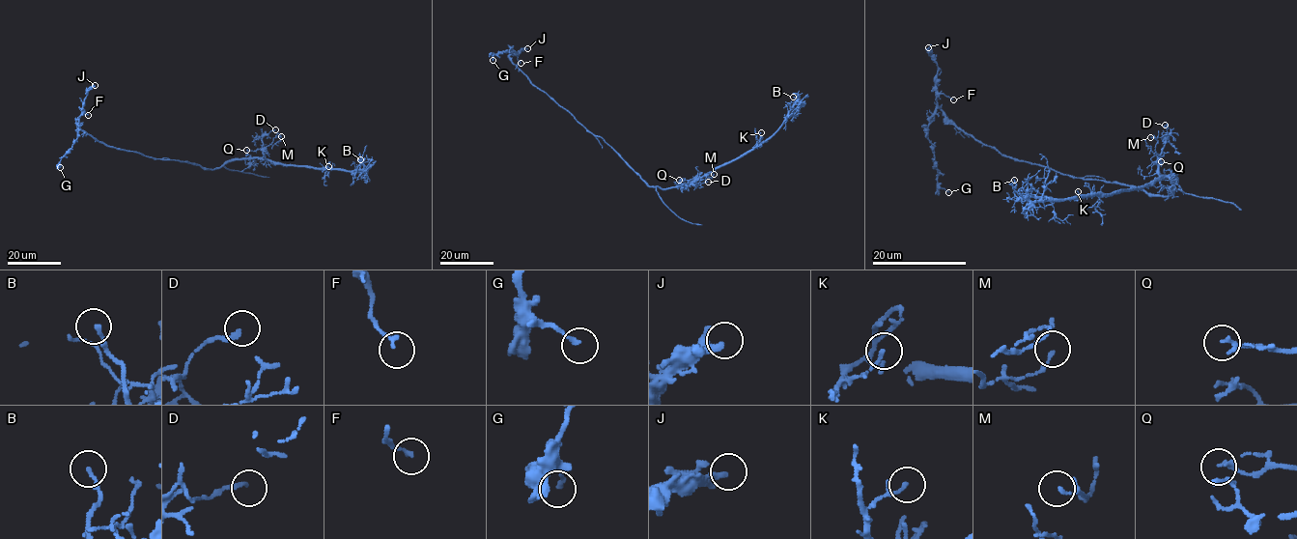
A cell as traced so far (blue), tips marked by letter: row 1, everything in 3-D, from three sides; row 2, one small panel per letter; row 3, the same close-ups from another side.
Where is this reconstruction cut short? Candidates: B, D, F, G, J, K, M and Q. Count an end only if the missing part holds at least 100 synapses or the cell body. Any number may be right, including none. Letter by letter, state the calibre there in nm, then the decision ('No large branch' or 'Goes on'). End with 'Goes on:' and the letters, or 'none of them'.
B: Thickness 150 nm. No large branch
D: Thickness 180 nm. No large branch
F: Thickness 150 nm. No large branch
G: Thickness 160 nm. No large branch
J: Thickness 180 nm. No large branch
K: Thickness 120 nm. No large branch
M: Thickness 70 nm. No large branch
Q: Thickness 190 nm. No large branch
Goes on: none of them

